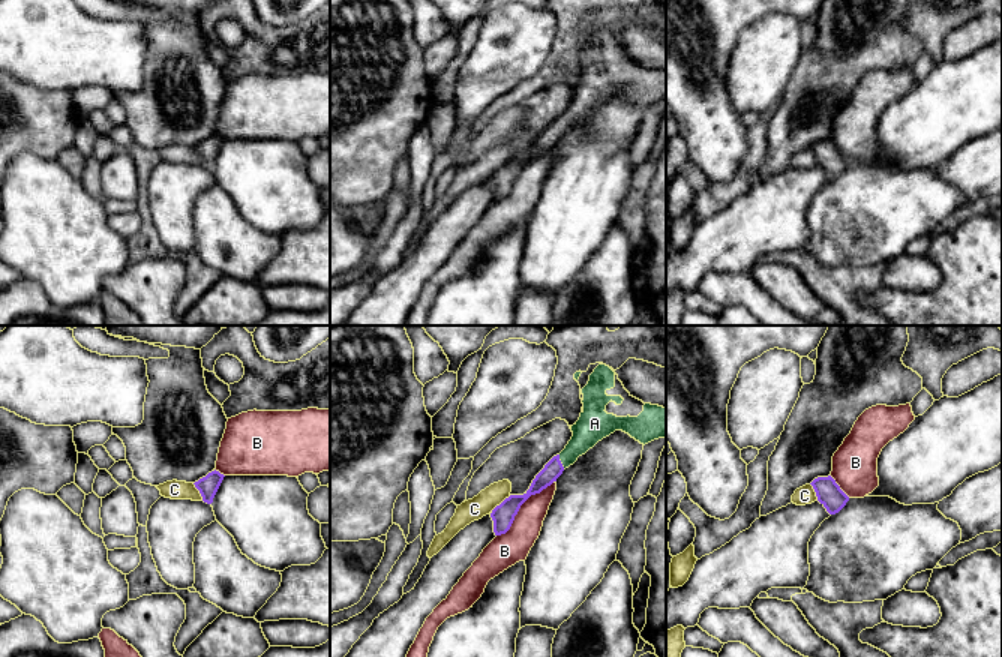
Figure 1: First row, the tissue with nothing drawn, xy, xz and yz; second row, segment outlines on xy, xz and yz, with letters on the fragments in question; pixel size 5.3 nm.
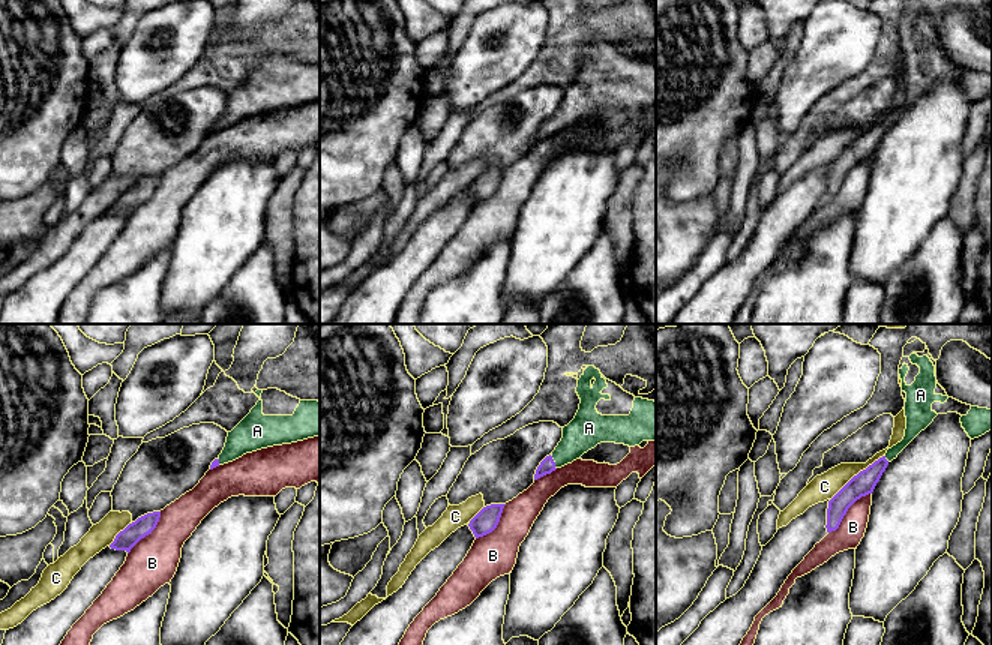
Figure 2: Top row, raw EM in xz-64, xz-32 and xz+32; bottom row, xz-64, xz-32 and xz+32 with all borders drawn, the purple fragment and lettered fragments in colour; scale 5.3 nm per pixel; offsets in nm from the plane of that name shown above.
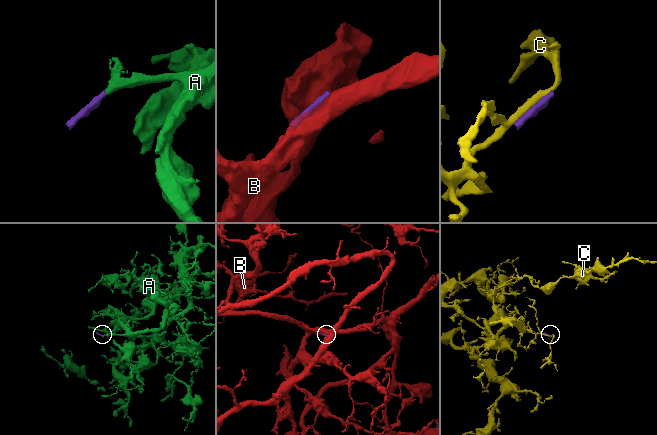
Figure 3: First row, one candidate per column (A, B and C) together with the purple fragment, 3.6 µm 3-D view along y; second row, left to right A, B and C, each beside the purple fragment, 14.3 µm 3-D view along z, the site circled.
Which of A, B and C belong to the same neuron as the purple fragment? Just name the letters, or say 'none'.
A

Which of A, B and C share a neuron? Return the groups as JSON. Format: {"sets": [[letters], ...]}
{"sets": [["A"], ["B"], ["C"]]}

